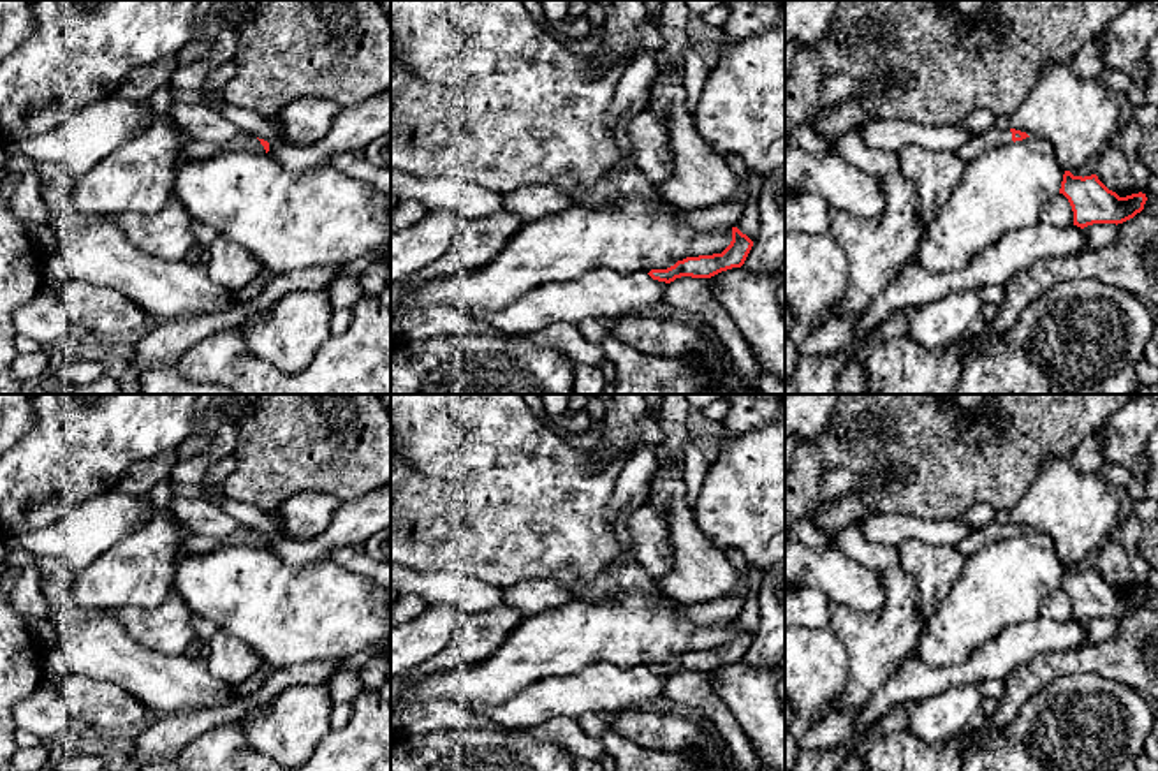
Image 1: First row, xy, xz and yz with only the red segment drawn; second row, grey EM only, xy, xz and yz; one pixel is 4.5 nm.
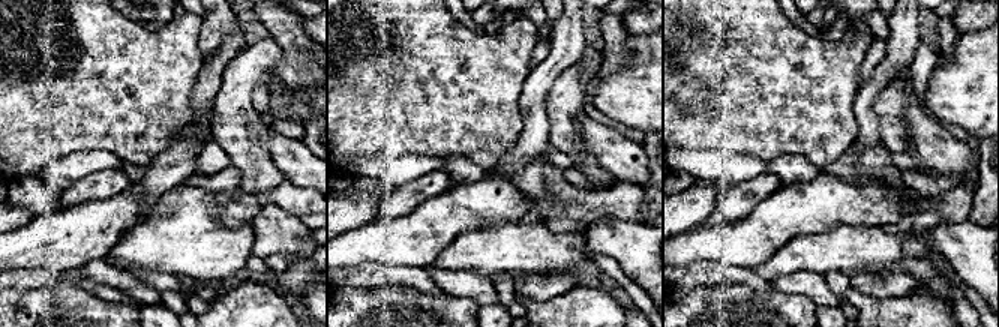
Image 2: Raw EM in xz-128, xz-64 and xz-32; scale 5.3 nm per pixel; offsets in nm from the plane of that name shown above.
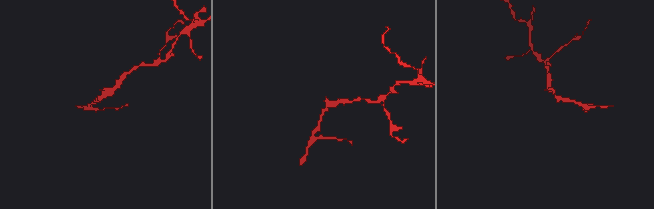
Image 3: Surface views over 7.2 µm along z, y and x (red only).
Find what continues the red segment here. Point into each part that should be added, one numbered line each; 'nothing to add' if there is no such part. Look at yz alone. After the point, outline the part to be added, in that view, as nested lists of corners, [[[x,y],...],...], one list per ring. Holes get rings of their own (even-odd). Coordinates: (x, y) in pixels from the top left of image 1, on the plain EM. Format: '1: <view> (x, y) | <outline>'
1: yz (995, 532) | [[[993,521],[991,525],[980,528],[980,530],[973,530],[966,539],[963,539],[956,549],[964,556],[971,556],[975,554],[978,549],[982,549],[987,544],[993,542],[1001,542],[1014,537],[1012,535],[1012,526],[1008,525],[1000,525],[996,521]]]

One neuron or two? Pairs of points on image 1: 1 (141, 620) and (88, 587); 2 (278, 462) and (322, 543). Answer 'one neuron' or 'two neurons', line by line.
1: two neurons
2: two neurons

